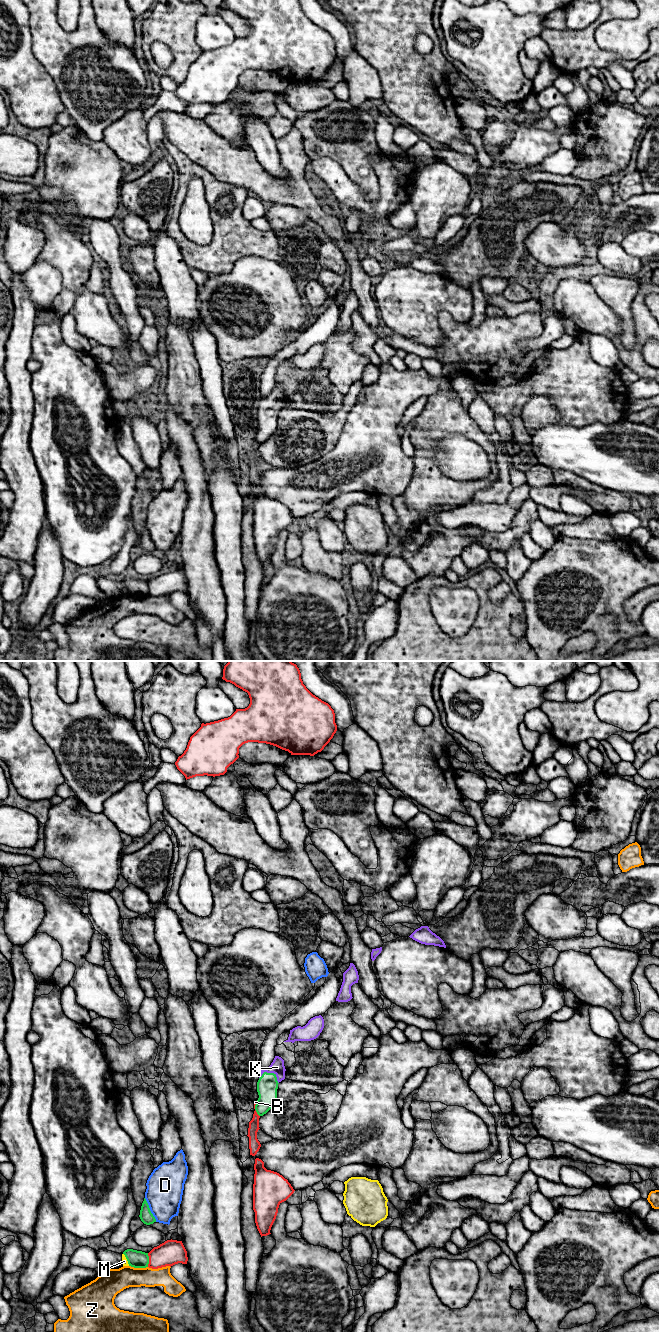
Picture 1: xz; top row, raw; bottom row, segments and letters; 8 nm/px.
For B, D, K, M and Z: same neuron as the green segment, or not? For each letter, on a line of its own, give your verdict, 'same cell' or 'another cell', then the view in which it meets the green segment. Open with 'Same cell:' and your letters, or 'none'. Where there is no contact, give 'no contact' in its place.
Same cell: K
B: another cell; meets green in xz
D: another cell; meets green in xz
K: same cell; meets green in xz
M: another cell; meets green in xz
Z: another cell; meets green in xz

